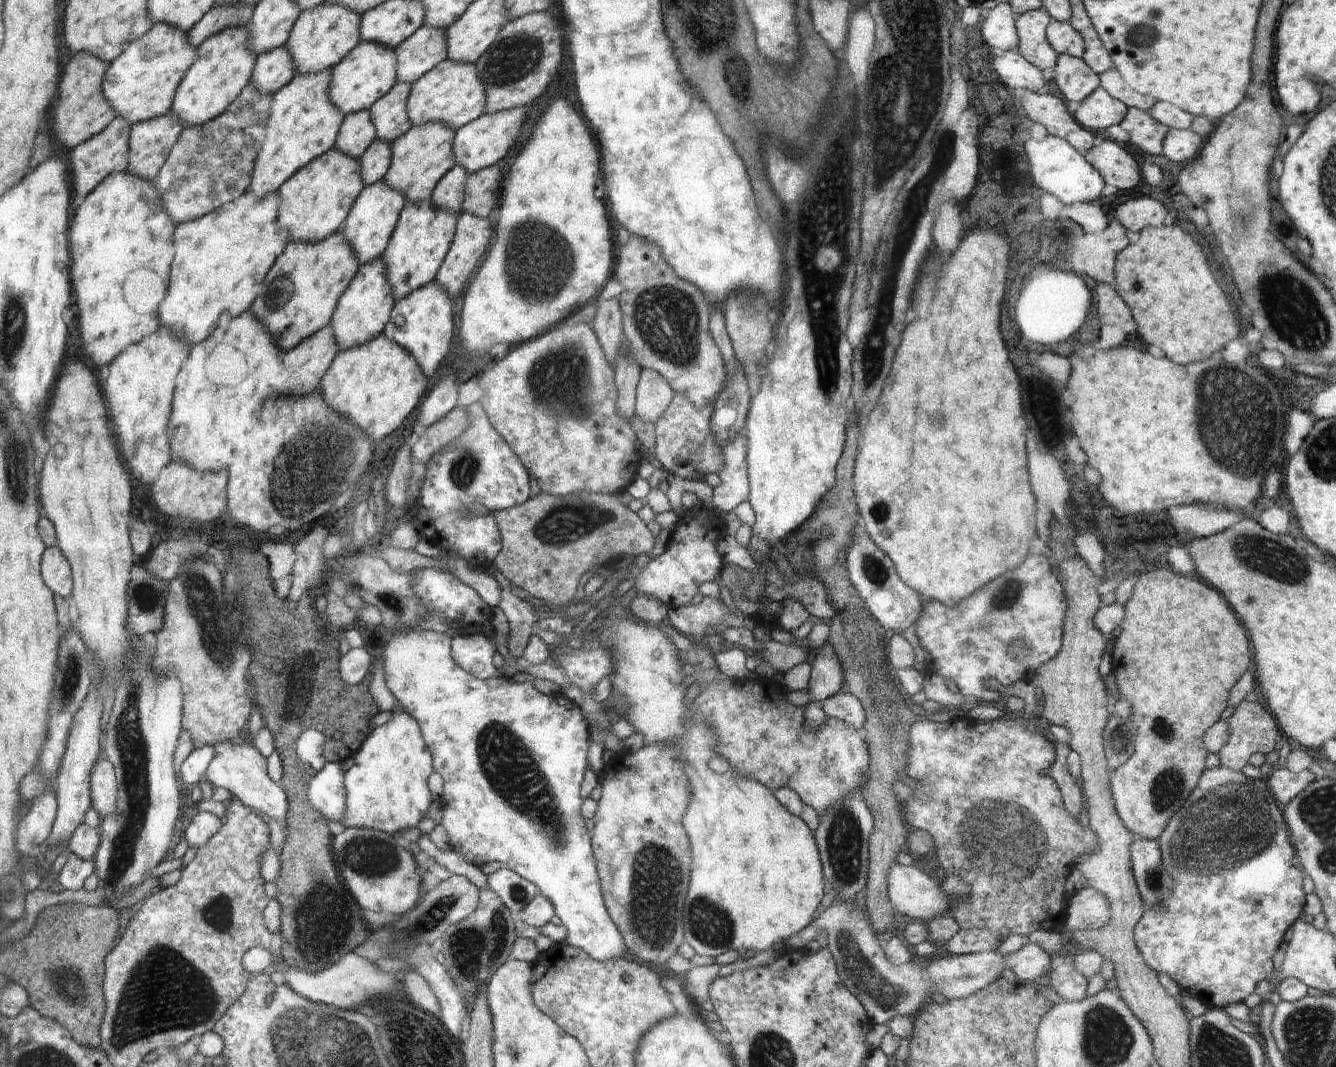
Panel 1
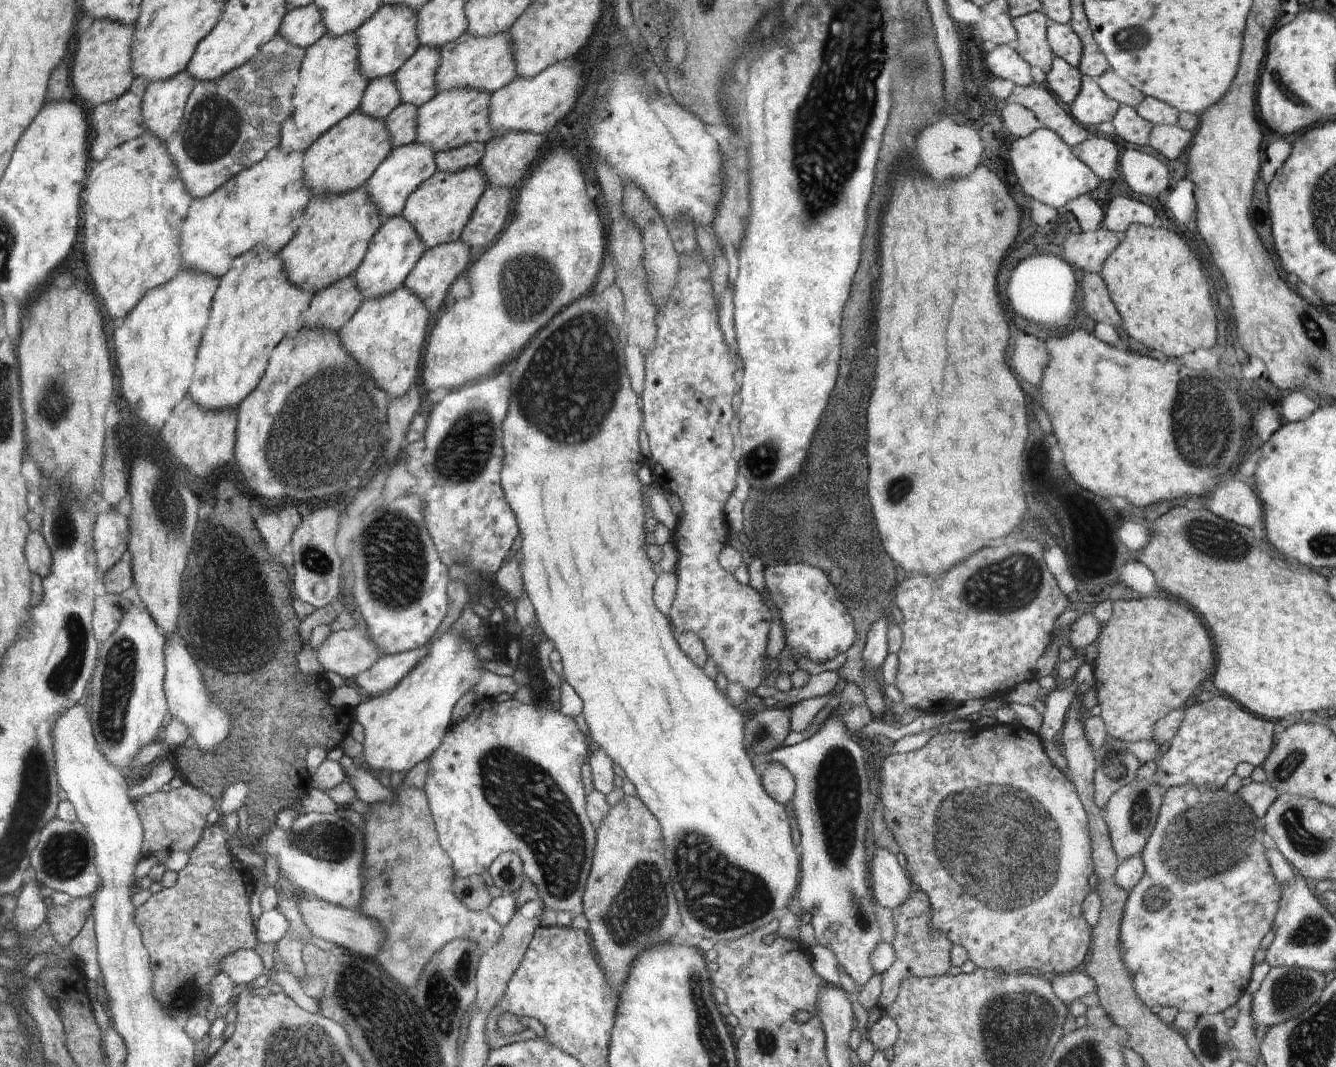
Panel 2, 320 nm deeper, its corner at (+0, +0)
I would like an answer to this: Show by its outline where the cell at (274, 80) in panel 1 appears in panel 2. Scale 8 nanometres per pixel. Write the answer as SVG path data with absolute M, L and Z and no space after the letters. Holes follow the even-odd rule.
M312 2L305 7L289 9L279 33L292 44L304 49L327 33L320 9Z

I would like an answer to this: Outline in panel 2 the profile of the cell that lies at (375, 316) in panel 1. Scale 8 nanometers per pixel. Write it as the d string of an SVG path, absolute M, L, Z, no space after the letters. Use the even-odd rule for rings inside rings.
M402 214L384 219L384 226L373 236L364 262L357 268L354 278L366 299L388 295L402 287L417 263L424 257L425 241L421 239L414 225Z

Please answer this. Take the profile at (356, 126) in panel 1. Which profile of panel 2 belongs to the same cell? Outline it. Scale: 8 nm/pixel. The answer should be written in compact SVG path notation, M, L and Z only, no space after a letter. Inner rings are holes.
M388 75L369 79L358 111L377 119L384 119L400 103L401 94L394 75Z

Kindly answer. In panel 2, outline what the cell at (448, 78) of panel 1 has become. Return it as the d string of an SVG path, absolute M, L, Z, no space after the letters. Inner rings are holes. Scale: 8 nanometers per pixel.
M468 30L440 48L441 64L437 68L438 92L455 88L487 90L490 94L518 77L513 41L507 31L497 35L474 36Z

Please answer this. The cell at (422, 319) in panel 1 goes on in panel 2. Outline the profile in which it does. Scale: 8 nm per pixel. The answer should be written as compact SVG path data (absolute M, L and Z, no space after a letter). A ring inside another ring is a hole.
M461 239L455 240L453 243L439 244L425 250L424 257L413 268L412 274L408 276L404 284L425 301L431 315L436 315L436 310L440 308L448 288L462 274L462 270L468 266L468 262L470 262L470 246Z

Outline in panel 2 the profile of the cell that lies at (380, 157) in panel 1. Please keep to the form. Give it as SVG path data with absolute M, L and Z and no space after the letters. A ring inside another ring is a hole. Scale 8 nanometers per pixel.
M402 102L385 116L385 125L390 131L390 141L393 142L394 147L417 140L417 118L417 106Z

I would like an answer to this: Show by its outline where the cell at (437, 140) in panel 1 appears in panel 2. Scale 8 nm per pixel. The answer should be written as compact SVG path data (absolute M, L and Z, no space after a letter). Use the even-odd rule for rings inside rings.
M468 87L438 92L428 103L417 108L416 141L428 145L434 153L448 151L466 143L488 143L497 134L489 124L491 99L492 96L487 90Z

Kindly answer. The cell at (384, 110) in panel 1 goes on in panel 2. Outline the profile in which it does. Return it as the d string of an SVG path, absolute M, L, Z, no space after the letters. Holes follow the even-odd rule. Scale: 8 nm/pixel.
M421 45L394 75L401 102L415 104L418 108L433 99L438 93L436 74L440 64L440 49Z

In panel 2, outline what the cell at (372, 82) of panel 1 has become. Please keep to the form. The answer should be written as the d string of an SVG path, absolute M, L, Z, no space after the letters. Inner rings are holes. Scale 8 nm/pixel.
M384 4L366 23L357 28L361 72L369 79L395 75L420 48L418 10L406 5Z

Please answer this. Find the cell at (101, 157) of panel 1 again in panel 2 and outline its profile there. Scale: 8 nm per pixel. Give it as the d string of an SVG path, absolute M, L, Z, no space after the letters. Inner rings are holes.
M134 77L129 92L112 102L102 103L94 108L94 112L92 112L94 136L90 143L90 158L92 160L95 160L95 162L104 160L114 147L120 147L121 144L128 143L129 140L136 139L137 136L144 134L147 128L144 113L141 111L141 104L144 102L145 91L148 90L149 83L150 80L146 77Z

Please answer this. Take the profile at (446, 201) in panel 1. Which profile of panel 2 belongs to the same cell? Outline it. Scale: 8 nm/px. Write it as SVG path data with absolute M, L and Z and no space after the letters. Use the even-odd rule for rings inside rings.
M466 143L444 152L436 153L436 163L440 172L456 172L466 167L476 167L485 156L485 144Z

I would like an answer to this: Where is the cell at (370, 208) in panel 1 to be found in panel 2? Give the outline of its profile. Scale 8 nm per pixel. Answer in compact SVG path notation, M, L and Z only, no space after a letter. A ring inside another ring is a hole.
M418 141L394 147L392 154L380 164L372 178L364 184L382 212L382 218L400 215L409 200L409 196L438 171L436 153L428 145Z

